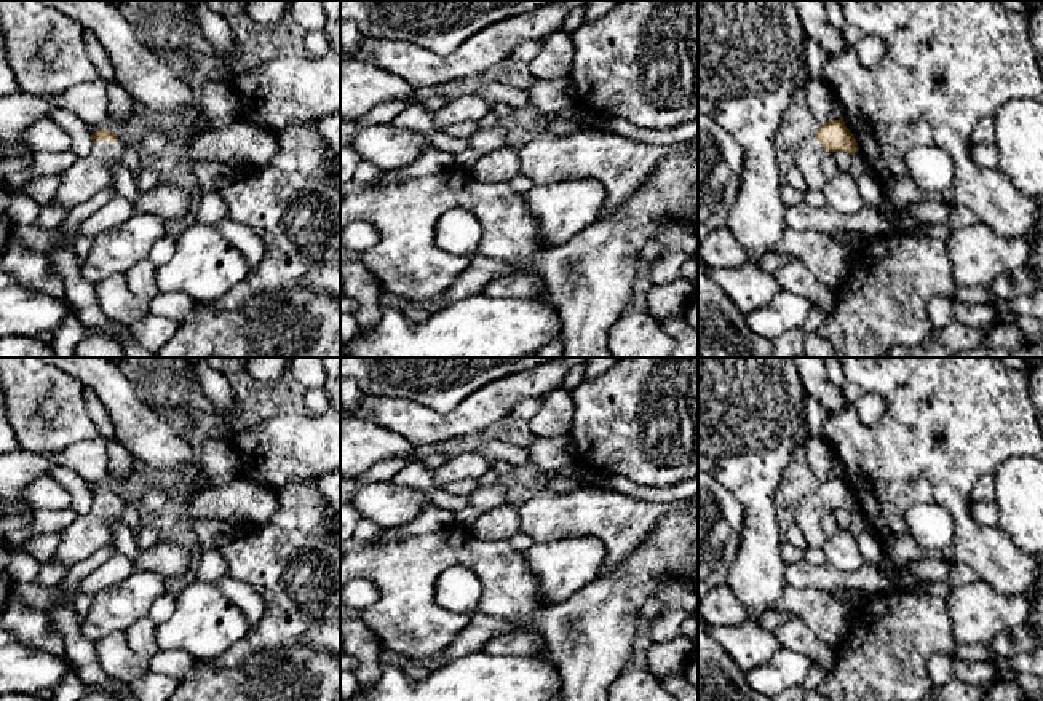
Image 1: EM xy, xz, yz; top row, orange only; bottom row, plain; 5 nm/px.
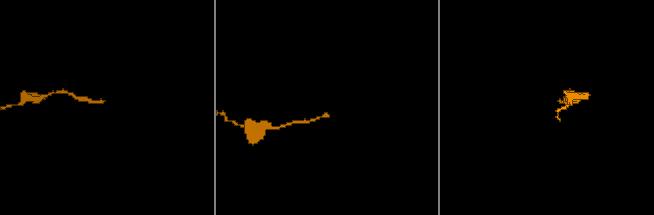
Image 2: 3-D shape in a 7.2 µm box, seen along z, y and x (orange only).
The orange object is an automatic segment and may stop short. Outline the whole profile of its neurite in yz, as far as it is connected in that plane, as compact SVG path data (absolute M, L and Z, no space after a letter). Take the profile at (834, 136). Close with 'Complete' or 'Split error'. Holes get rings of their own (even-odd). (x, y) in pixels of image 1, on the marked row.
M842 120L821 123L813 139L805 141L795 152L795 166L800 169L808 188L824 190L827 177L821 169L826 152L855 153L859 150L856 139Z. Split error

